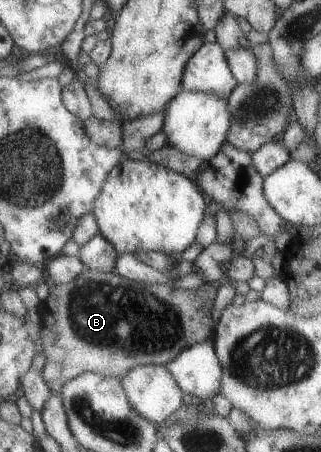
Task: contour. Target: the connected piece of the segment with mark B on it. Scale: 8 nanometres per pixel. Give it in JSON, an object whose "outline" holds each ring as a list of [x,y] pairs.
{"outline":[[[86,267],[85,272],[75,278],[73,282],[67,282],[67,284],[58,284],[52,282],[52,289],[50,290],[50,297],[39,304],[39,312],[43,317],[42,323],[42,339],[43,339],[43,351],[47,357],[47,363],[45,370],[43,371],[44,378],[47,383],[51,386],[53,392],[57,394],[63,393],[63,388],[78,378],[80,374],[86,374],[87,372],[94,371],[102,373],[106,376],[111,377],[127,377],[131,371],[140,365],[169,365],[175,361],[175,358],[181,354],[181,350],[186,350],[189,346],[200,344],[205,342],[207,338],[210,338],[210,334],[215,333],[215,325],[213,325],[213,306],[215,306],[215,300],[217,300],[217,292],[219,288],[223,286],[222,282],[206,282],[198,290],[183,290],[183,288],[175,288],[172,283],[168,284],[150,284],[147,282],[140,282],[135,280],[127,279],[122,275],[115,272],[103,272],[103,270],[97,270],[97,268]]]}

